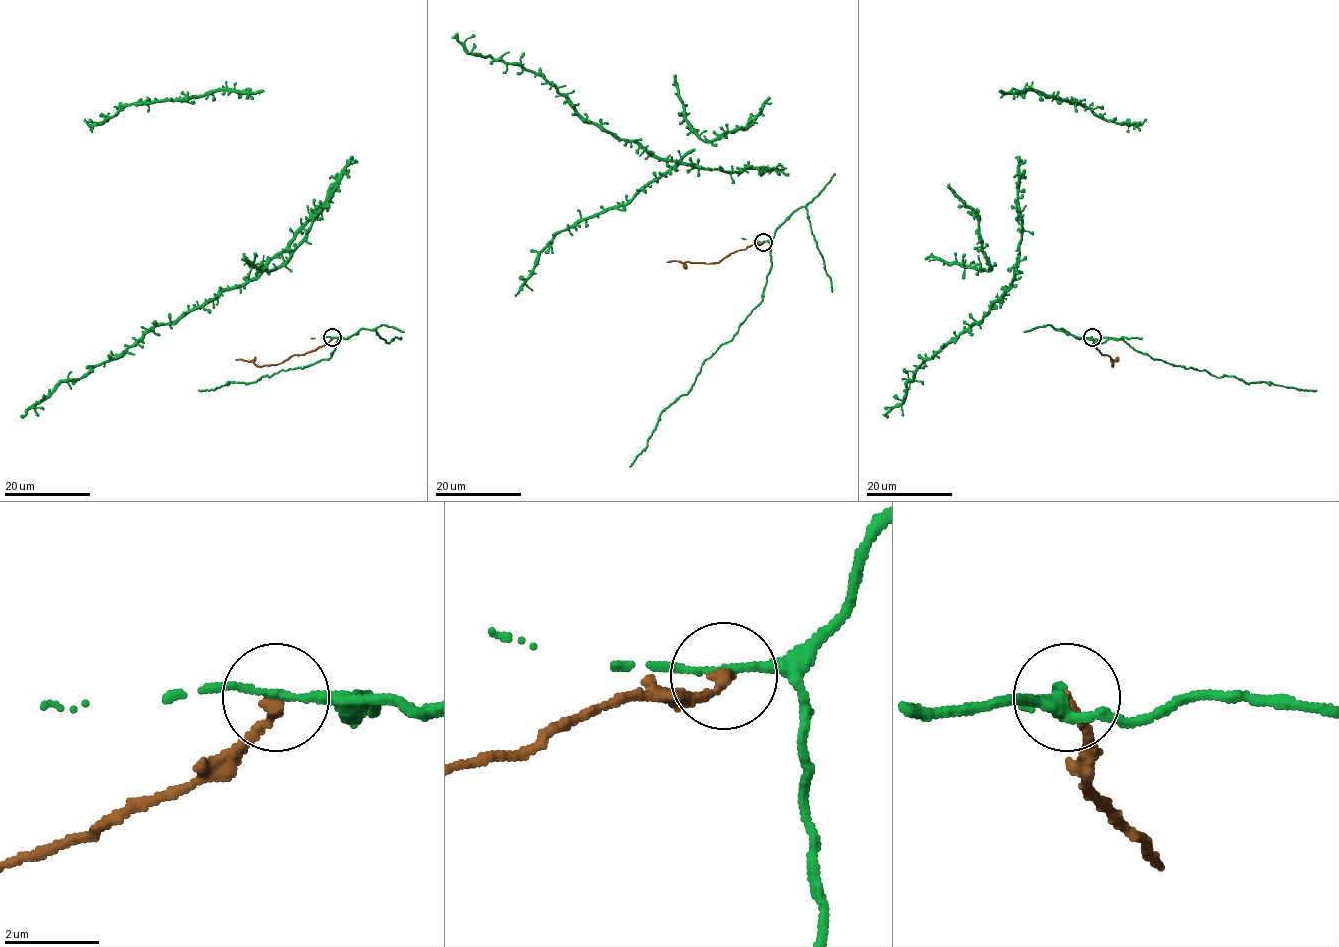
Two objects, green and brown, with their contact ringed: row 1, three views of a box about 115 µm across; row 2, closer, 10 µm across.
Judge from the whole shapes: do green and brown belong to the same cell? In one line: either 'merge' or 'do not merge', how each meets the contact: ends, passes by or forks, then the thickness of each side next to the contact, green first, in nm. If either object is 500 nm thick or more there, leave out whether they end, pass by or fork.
do not merge | green passes by | brown ends | 130/240 nm

